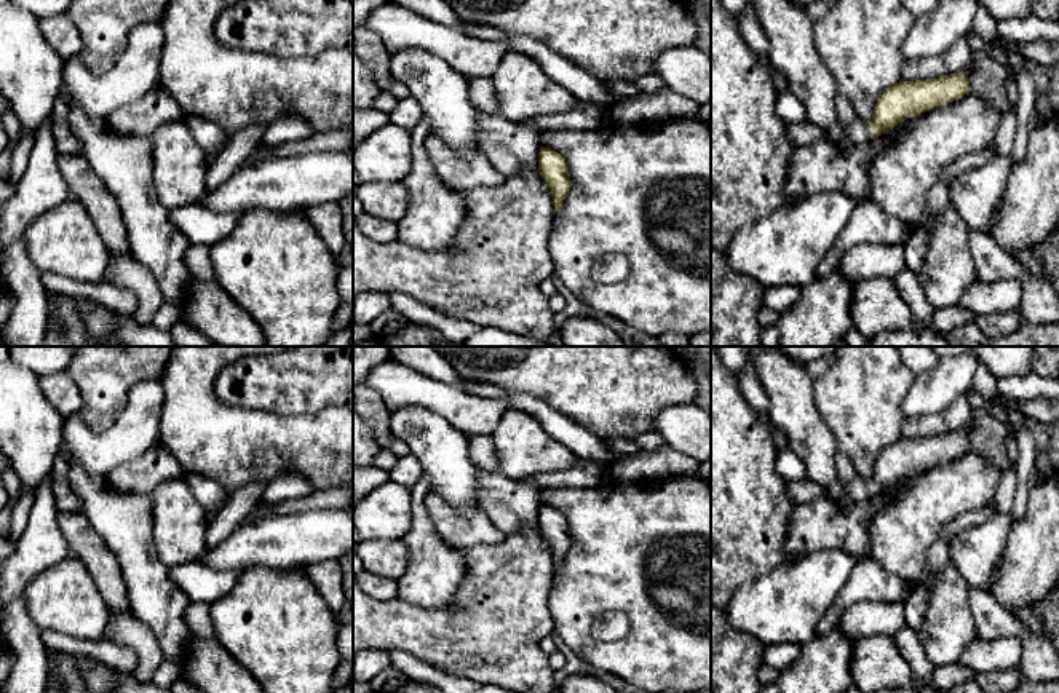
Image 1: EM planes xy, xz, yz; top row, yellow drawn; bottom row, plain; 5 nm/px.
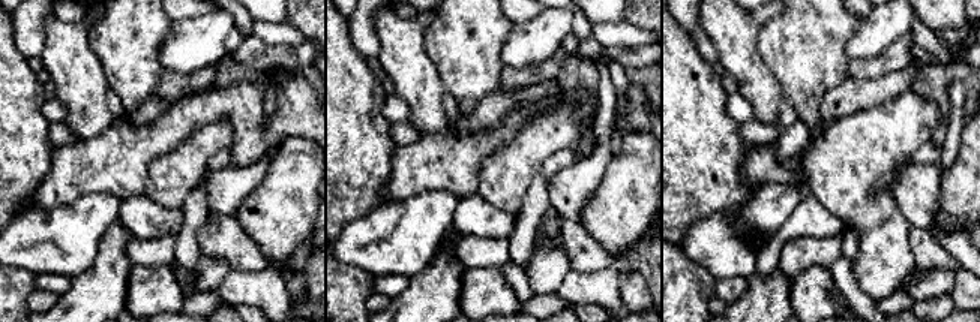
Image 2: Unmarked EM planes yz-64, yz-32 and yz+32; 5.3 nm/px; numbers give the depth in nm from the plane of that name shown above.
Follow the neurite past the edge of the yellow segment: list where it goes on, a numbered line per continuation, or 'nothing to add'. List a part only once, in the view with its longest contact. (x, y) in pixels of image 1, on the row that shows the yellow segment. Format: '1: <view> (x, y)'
1: yz (858, 131)

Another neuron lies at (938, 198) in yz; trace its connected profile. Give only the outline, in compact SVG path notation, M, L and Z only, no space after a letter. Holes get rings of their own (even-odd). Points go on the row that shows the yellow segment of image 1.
M992 144L987 148L974 153L966 153L957 158L941 176L941 179L931 187L926 196L926 217L936 219L939 217L947 204L949 200L949 185L950 182L958 177L966 169L974 169L990 161L995 161L998 156L997 147Z

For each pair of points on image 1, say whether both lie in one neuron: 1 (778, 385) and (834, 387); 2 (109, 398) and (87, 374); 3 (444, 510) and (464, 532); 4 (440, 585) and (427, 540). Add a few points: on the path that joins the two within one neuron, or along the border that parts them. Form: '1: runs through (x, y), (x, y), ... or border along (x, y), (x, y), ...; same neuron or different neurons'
1: border along (813, 380), (813, 403), (826, 422); different neurons
2: runs through (104, 392), (93, 380); same neuron
3: runs through (446, 514), (459, 527); same neuron
4: runs through (435, 574), (427, 551); same neuron

